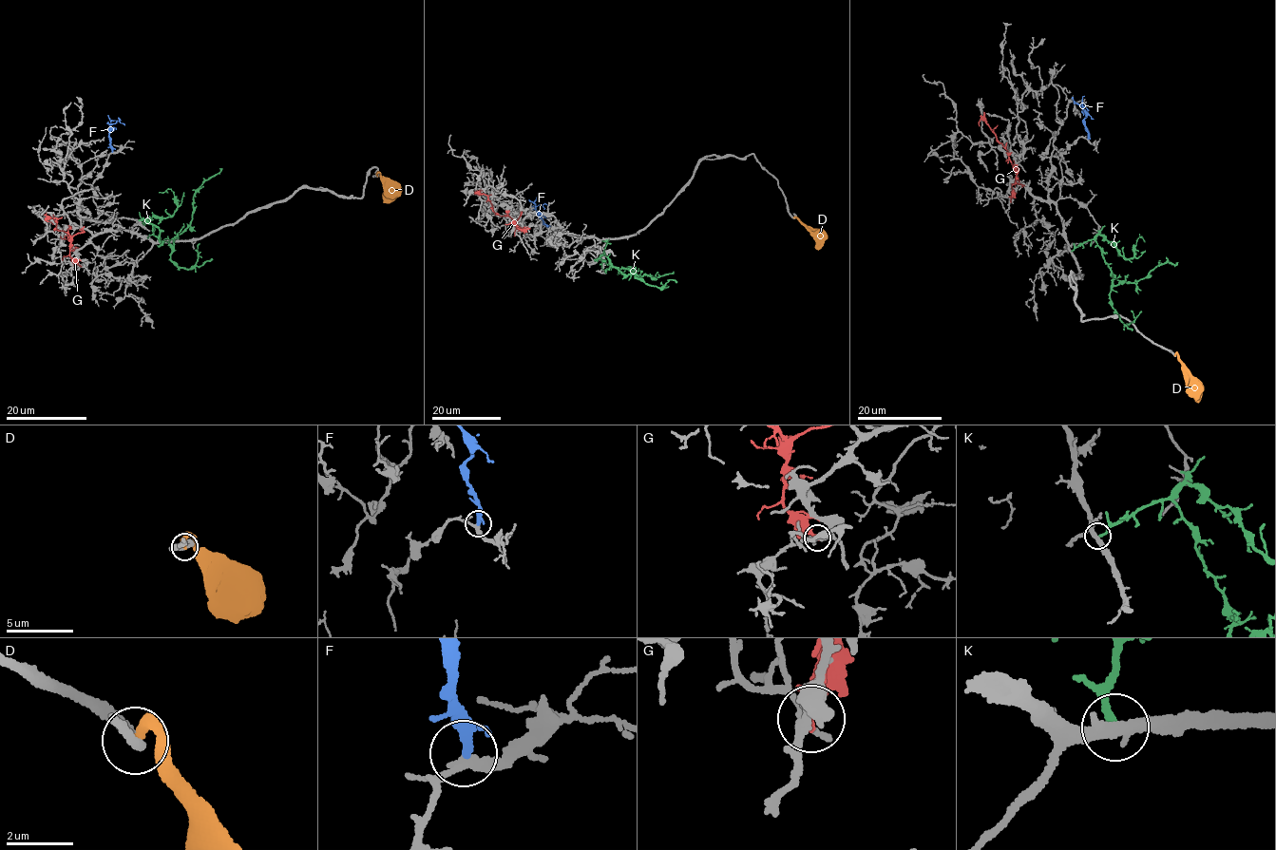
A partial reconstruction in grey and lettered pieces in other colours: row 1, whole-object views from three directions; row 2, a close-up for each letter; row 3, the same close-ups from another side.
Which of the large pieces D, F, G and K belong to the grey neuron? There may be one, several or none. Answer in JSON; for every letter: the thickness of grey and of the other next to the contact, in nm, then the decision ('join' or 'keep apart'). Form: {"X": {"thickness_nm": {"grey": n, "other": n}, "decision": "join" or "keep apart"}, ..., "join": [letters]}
{"D": {"thickness_nm": {"grey": 280, "other": 320}, "decision": "keep apart"}, "F": {"thickness_nm": {"grey": 200, "other": 240}, "decision": "keep apart"}, "G": {"thickness_nm": {"grey": 190, "other": 240}, "decision": "keep apart"}, "K": {"thickness_nm": {"grey": 400, "other": 190}, "decision": "keep apart"}, "join": []}

